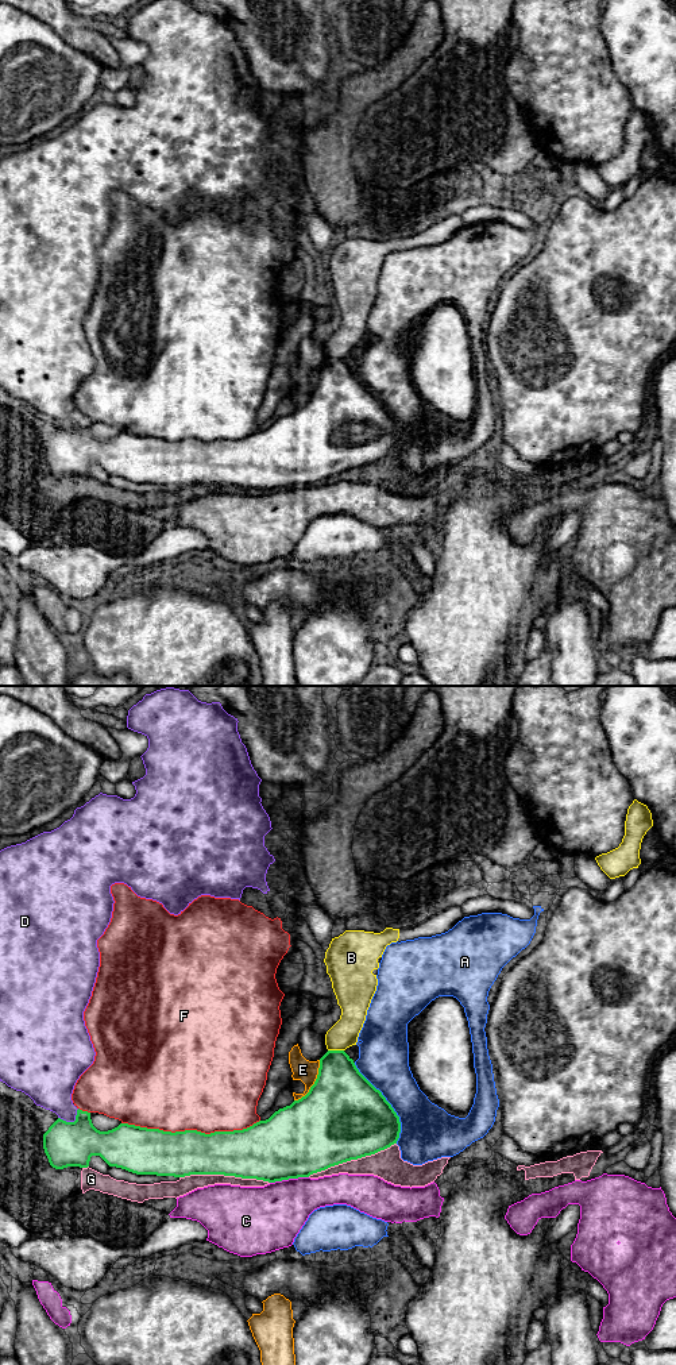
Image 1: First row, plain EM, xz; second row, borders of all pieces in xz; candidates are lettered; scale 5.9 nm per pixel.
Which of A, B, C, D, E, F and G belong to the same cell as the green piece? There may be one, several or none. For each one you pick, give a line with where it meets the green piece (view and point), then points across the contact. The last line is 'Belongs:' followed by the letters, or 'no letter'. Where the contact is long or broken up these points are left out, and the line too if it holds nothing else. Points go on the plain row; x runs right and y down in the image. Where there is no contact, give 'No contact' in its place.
Belongs: no letter

